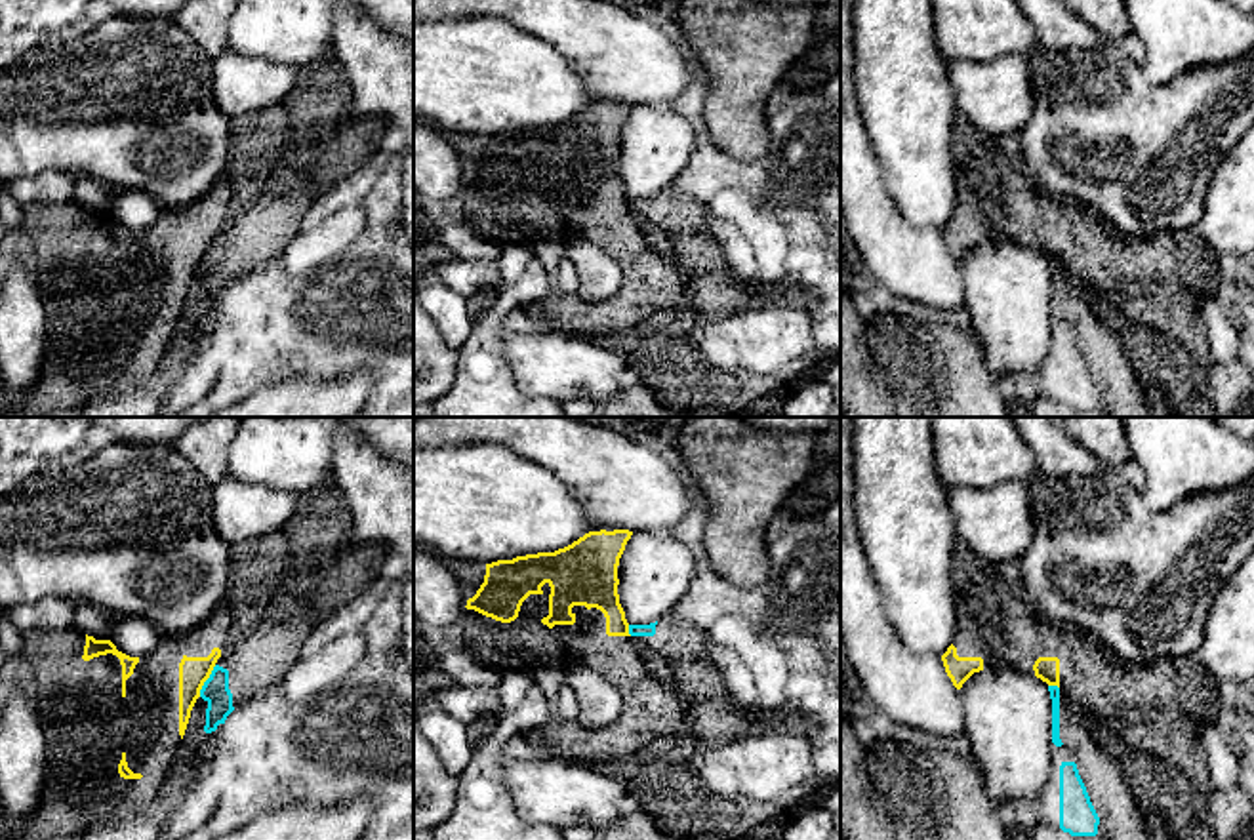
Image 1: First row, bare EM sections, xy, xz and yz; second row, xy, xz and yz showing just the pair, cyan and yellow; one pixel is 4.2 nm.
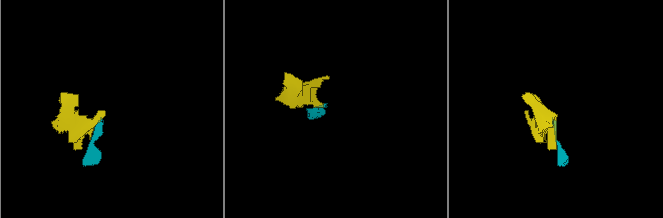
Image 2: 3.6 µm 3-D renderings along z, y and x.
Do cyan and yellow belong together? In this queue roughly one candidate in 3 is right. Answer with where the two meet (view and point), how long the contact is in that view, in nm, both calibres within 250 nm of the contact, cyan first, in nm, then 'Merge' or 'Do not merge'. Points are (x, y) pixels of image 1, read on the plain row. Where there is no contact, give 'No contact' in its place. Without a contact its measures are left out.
Touches cyan at xy (206, 254). Shared border 150 nm. Thickness 110 nm (cyan) against 130 nm. Do not merge

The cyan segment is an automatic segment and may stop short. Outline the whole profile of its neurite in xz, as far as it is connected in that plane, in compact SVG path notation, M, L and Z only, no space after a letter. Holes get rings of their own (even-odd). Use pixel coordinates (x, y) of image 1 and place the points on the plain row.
M669 187L650 198L629 198L633 213L654 232L699 232L709 227L707 204Z

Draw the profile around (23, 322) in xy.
M17 261L0 282L0 377L19 396L36 387L46 345L44 301Z

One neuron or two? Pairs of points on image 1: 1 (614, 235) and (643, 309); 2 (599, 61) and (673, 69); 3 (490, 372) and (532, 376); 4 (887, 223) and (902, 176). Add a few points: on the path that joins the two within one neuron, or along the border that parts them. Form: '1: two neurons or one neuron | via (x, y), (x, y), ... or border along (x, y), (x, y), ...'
1: one neuron | via (633, 254), (643, 263), (643, 290)
2: one neuron | via (618, 61), (635, 61), (654, 69)
3: two neurons | border along (502, 330), (513, 381), (528, 395), (546, 397)
4: two neurons | border along (877, 160), (900, 214), (913, 225), (932, 227)

